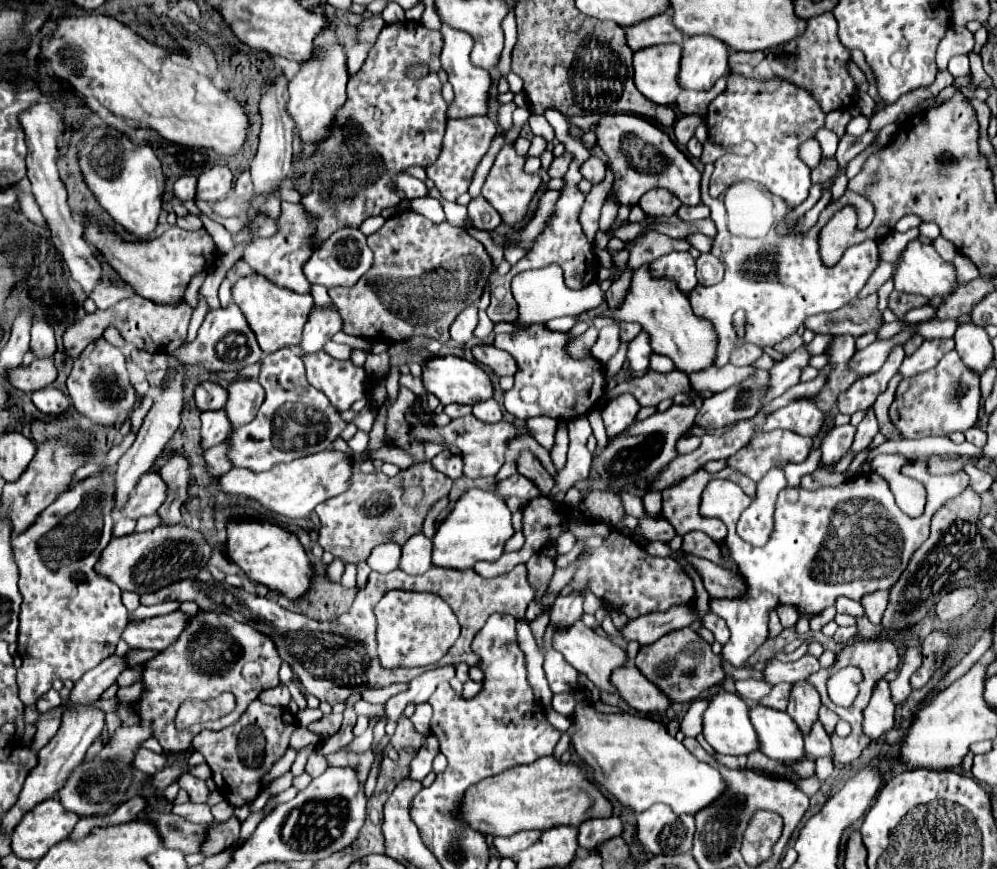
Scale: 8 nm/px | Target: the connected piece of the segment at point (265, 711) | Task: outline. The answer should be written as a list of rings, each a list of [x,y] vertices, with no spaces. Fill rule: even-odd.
[[[255,700],[233,726],[223,728],[219,732],[203,730],[199,736],[195,736],[193,748],[205,756],[219,794],[231,806],[245,806],[259,796],[263,788],[263,776],[285,754],[289,746],[289,736],[295,726],[297,722],[289,714],[289,710],[279,706],[267,706]],[[249,768],[253,770],[253,774],[249,774]]]

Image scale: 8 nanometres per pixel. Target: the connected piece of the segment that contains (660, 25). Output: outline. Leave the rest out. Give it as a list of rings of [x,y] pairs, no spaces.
[[[671,12],[659,14],[655,18],[647,18],[643,22],[637,22],[635,26],[625,26],[623,30],[625,30],[627,46],[631,46],[633,52],[653,44],[667,44],[667,42],[681,44],[683,42],[683,34],[671,22]]]

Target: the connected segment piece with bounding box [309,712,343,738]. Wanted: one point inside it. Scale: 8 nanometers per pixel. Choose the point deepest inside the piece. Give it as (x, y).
(329, 725)

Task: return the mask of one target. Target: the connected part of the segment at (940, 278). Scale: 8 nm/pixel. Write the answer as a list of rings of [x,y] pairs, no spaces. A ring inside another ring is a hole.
[[[911,240],[907,244],[905,252],[901,254],[899,262],[895,264],[893,282],[895,282],[895,290],[899,290],[899,292],[921,294],[921,296],[927,296],[927,298],[933,298],[937,294],[947,296],[957,286],[955,266],[943,262],[943,258],[935,252],[935,248],[931,244],[923,244],[919,240]]]

